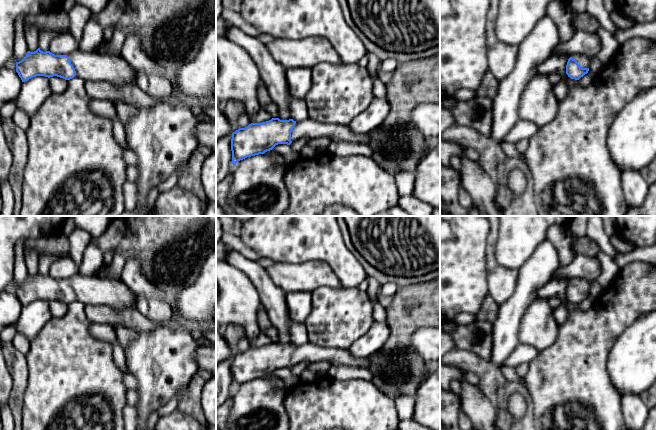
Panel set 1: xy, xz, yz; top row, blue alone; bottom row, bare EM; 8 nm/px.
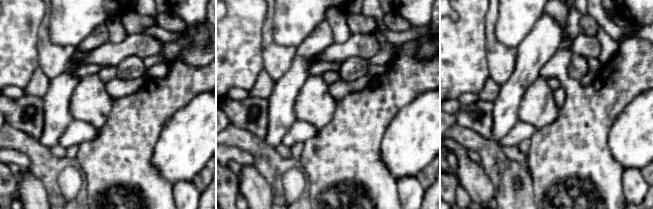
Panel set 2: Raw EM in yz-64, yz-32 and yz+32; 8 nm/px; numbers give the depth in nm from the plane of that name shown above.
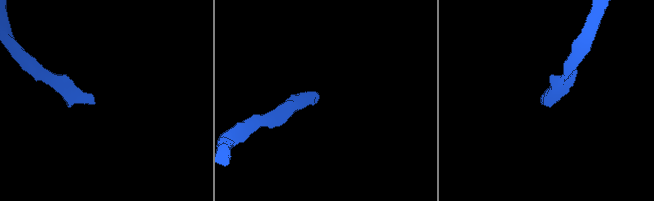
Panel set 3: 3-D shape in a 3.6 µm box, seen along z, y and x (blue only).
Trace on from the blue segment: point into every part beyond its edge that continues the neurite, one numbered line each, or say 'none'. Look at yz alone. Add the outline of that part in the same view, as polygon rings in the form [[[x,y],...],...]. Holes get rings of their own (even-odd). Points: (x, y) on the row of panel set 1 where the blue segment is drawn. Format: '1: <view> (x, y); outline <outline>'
1: yz (583, 61); outline [[[575,54],[571,56],[573,59],[577,61],[577,63],[582,67],[582,68],[589,68],[590,61],[589,58],[586,56],[580,55],[580,54]]]

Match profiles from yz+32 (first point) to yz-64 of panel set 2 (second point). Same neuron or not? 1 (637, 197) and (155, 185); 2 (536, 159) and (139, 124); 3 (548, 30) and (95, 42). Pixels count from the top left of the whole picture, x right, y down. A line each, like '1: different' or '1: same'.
1: different
2: same
3: same

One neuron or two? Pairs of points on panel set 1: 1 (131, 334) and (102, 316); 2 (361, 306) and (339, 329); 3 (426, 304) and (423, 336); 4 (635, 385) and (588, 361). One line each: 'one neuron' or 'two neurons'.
1: two neurons
2: one neuron
3: two neurons
4: two neurons

